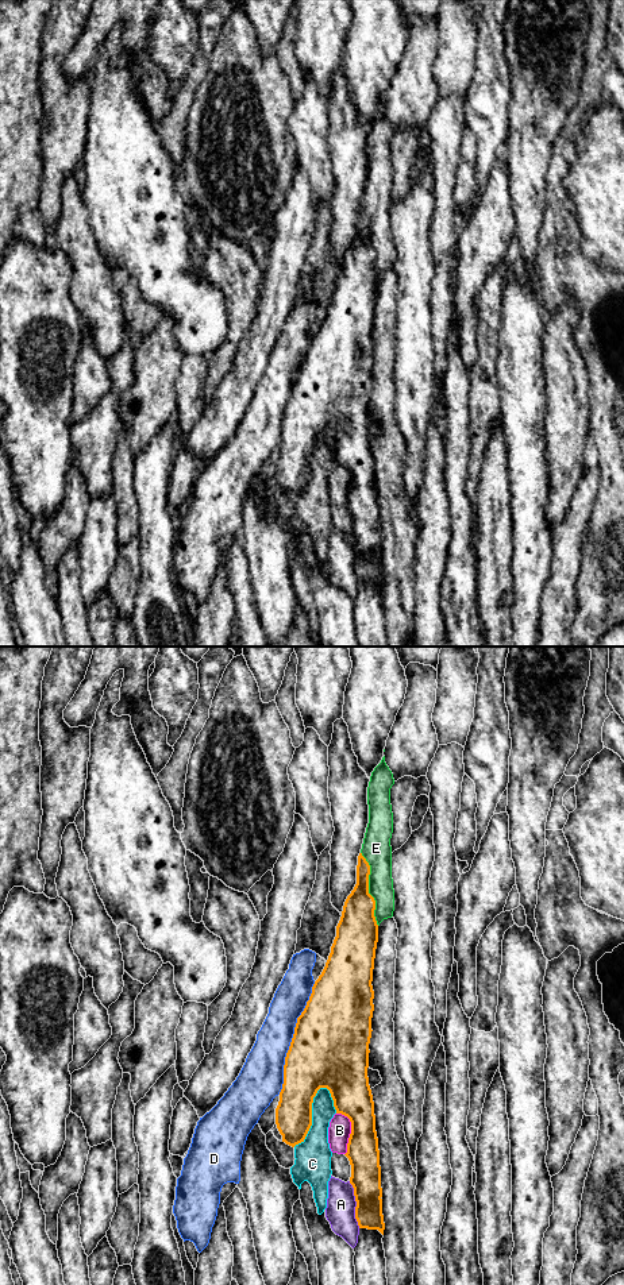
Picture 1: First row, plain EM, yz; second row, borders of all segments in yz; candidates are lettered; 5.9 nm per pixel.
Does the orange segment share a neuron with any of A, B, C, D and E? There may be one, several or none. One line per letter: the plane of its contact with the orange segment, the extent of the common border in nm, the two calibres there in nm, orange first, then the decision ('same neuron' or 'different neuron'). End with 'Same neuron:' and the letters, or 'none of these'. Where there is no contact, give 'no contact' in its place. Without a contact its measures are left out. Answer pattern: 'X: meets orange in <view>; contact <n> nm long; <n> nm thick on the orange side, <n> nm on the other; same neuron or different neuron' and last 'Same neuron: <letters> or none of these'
A: meets orange in yz; contact 280 nm long; 180 nm thick on the orange side, 180 nm on the other; different neuron
B: meets orange in yz; contact 260 nm long; 240 nm thick on the orange side, 140 nm on the other; different neuron
C: meets orange in yz; contact 400 nm long; 240 nm thick on the orange side, 200 nm on the other; different neuron
D: meets orange in yz; contact 700 nm long; 460 nm thick on the orange side, 240 nm on the other; same neuron
E: meets orange in yz; contact 460 nm long; 240 nm thick on the orange side, 170 nm on the other; different neuron
Same neuron: D

